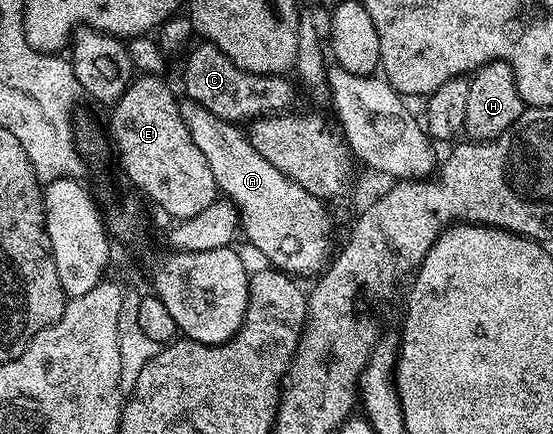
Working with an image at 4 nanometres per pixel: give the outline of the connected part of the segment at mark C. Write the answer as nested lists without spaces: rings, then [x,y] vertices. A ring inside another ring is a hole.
[[[200,41],[197,44],[184,63],[183,94],[202,105],[202,109],[208,109],[214,113],[214,117],[220,117],[228,123],[240,125],[243,119],[255,121],[261,116],[284,113],[291,108],[288,106],[295,101],[297,91],[291,78],[288,80],[284,75],[255,75],[243,71],[213,43]]]

